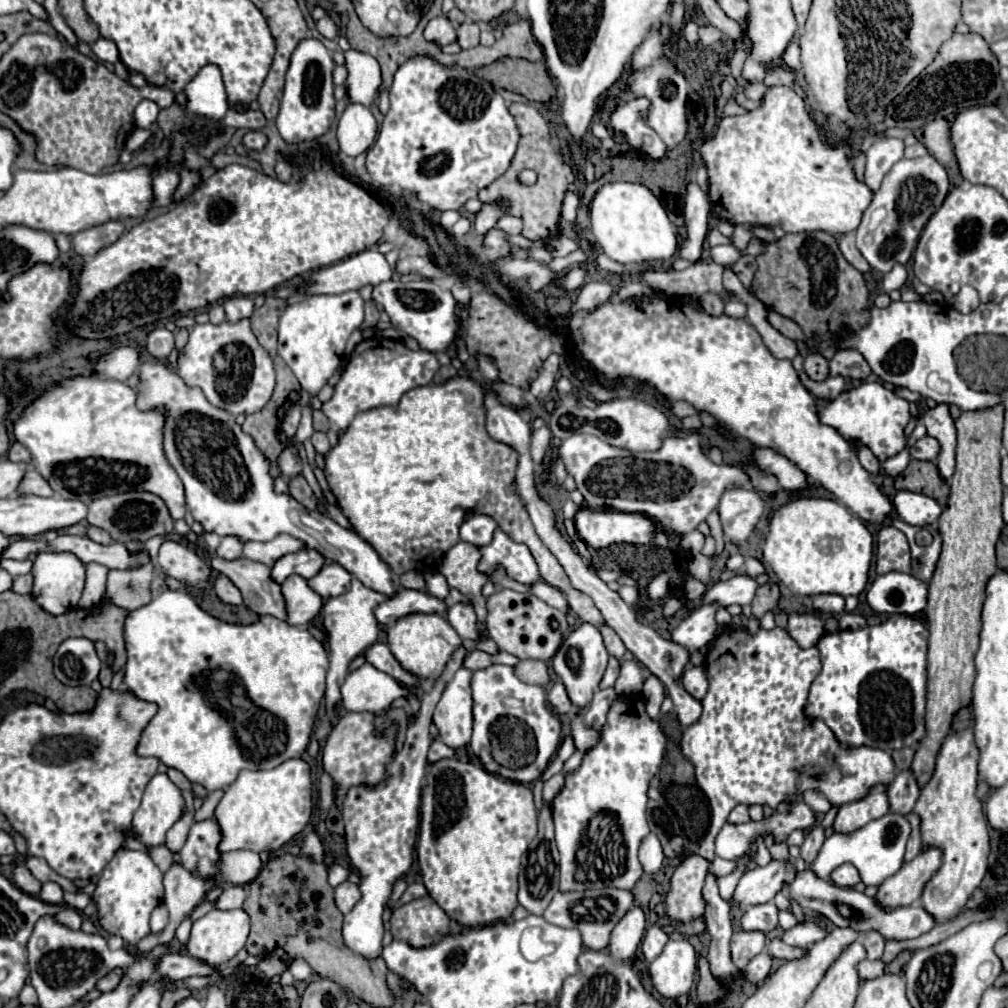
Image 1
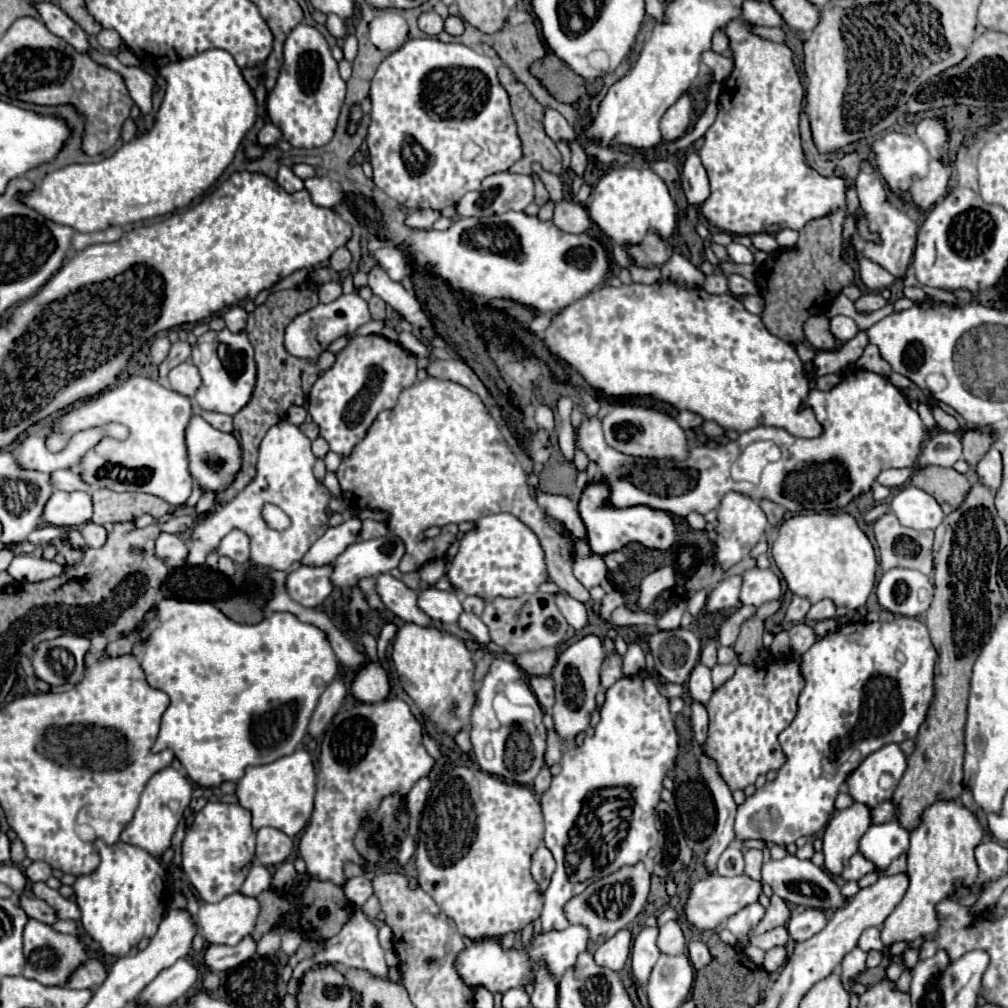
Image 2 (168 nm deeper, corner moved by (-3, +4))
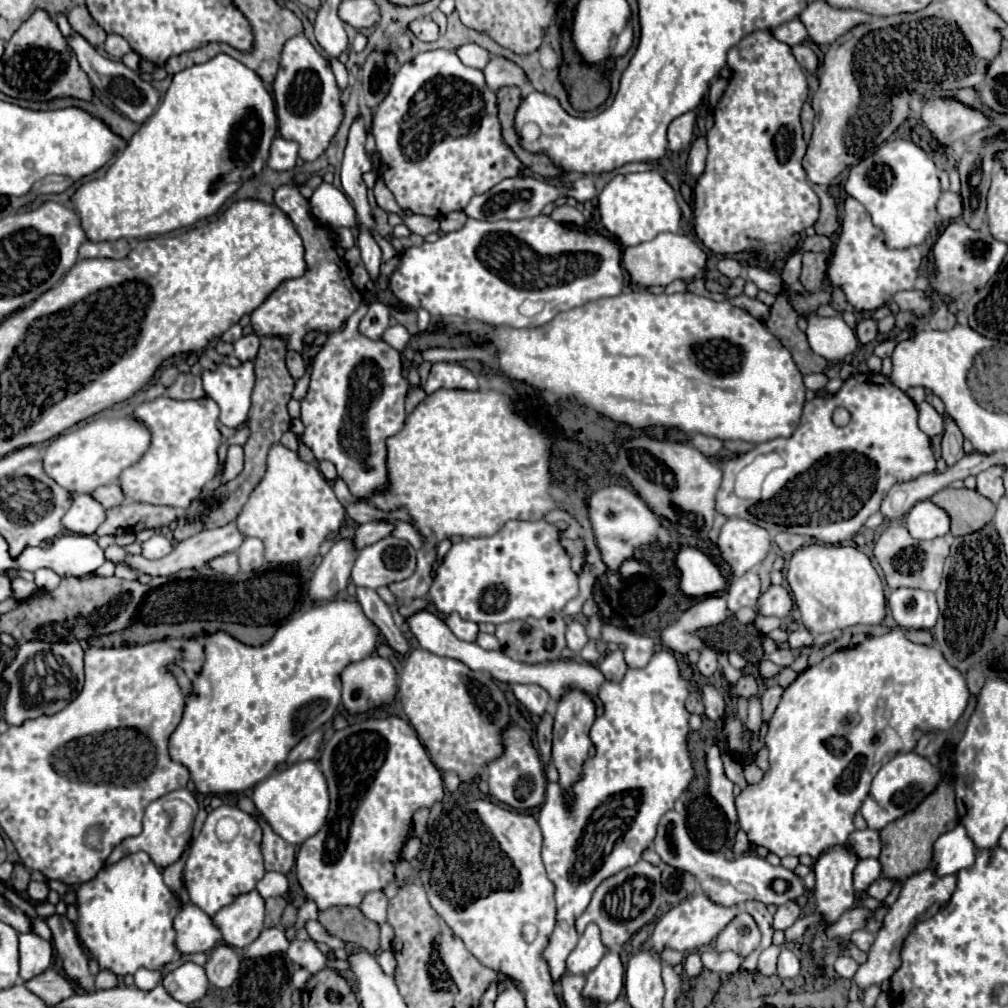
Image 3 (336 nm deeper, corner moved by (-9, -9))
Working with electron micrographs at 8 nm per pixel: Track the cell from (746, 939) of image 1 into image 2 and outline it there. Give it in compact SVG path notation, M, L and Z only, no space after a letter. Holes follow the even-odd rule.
M772 895L770 905L766 907L766 915L762 917L762 921L758 923L754 933L760 935L760 933L766 933L766 931L770 931L774 927L780 927L780 925L784 925L788 921L788 917L790 917L790 909L788 909L786 901L782 901L778 895Z

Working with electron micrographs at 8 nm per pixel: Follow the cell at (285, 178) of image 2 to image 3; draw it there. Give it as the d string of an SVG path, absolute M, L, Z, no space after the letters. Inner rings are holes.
M284 184L274 194L274 204L280 206L296 226L298 234L304 240L306 248L306 262L308 262L308 274L304 278L294 278L288 282L282 282L262 306L258 306L252 312L252 326L258 336L284 336L288 338L288 350L302 352L304 348L304 334L308 330L318 332L336 332L344 320L350 318L350 314L362 304L362 294L354 288L350 280L350 270L346 262L338 256L336 244L334 244L334 232L320 226L308 208L308 200L302 196L302 192L292 186Z

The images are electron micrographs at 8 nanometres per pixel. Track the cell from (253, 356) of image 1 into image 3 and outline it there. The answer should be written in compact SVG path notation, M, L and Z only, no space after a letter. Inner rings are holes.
M246 360L240 366L218 364L216 370L202 372L202 386L220 408L220 422L238 428L244 424L250 410L250 396L254 388L254 362Z

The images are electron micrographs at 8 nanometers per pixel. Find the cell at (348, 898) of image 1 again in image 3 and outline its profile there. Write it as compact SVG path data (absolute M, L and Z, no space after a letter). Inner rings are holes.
M368 892L358 908L364 912L366 918L378 924L384 924L386 922L386 902L388 898L384 892Z

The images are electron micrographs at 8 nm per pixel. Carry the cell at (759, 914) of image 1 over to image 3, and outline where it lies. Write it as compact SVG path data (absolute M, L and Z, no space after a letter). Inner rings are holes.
M740 912L718 936L714 950L734 950L738 954L750 954L760 944L760 930L748 912Z

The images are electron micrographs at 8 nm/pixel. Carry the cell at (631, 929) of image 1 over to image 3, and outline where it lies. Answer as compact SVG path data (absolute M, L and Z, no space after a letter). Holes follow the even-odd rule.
M608 952L600 964L586 976L584 996L592 996L598 1004L610 1004L618 1000L624 988L624 962L618 952Z

